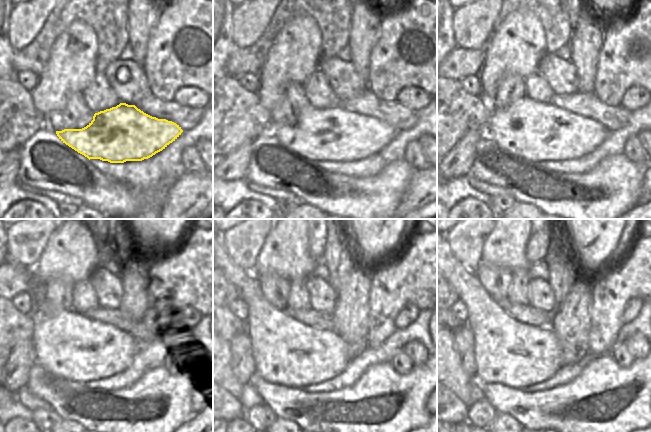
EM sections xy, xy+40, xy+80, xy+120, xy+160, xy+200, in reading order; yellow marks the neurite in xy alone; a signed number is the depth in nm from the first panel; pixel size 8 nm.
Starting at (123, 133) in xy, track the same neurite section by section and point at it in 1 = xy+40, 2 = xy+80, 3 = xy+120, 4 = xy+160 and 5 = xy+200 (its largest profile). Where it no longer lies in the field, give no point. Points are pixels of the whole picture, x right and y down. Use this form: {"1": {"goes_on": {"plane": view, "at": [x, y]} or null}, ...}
{"1": {"goes_on": {"plane": "xy+40", "at": [336, 134]}}, "2": {"goes_on": {"plane": "xy+80", "at": [537, 131]}}, "3": {"goes_on": {"plane": "xy+120", "at": [69, 345]}}, "4": {"goes_on": {"plane": "xy+160", "at": [287, 352]}}, "5": {"goes_on": {"plane": "xy+200", "at": [507, 351]}}}

